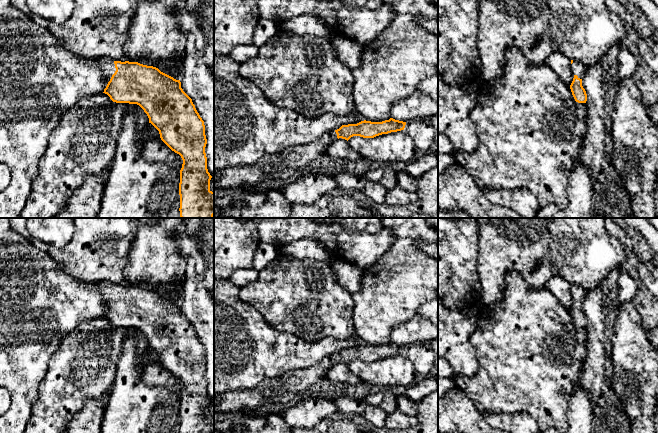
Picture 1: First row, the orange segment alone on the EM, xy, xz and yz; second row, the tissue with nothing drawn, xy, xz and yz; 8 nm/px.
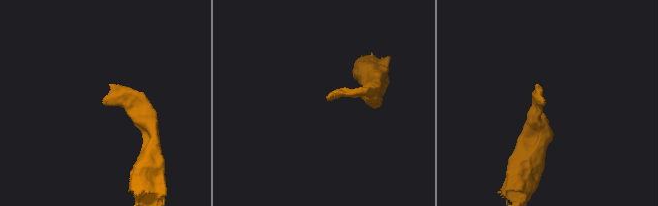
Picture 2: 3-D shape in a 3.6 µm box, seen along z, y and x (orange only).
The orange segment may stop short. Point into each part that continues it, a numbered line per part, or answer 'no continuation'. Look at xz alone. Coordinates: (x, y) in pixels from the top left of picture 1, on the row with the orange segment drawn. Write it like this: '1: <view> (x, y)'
1: xz (282, 165)

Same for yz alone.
1: yz (578, 68)

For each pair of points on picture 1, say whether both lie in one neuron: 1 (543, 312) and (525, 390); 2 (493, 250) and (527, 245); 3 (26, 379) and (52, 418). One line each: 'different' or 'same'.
1: same
2: same
3: different

